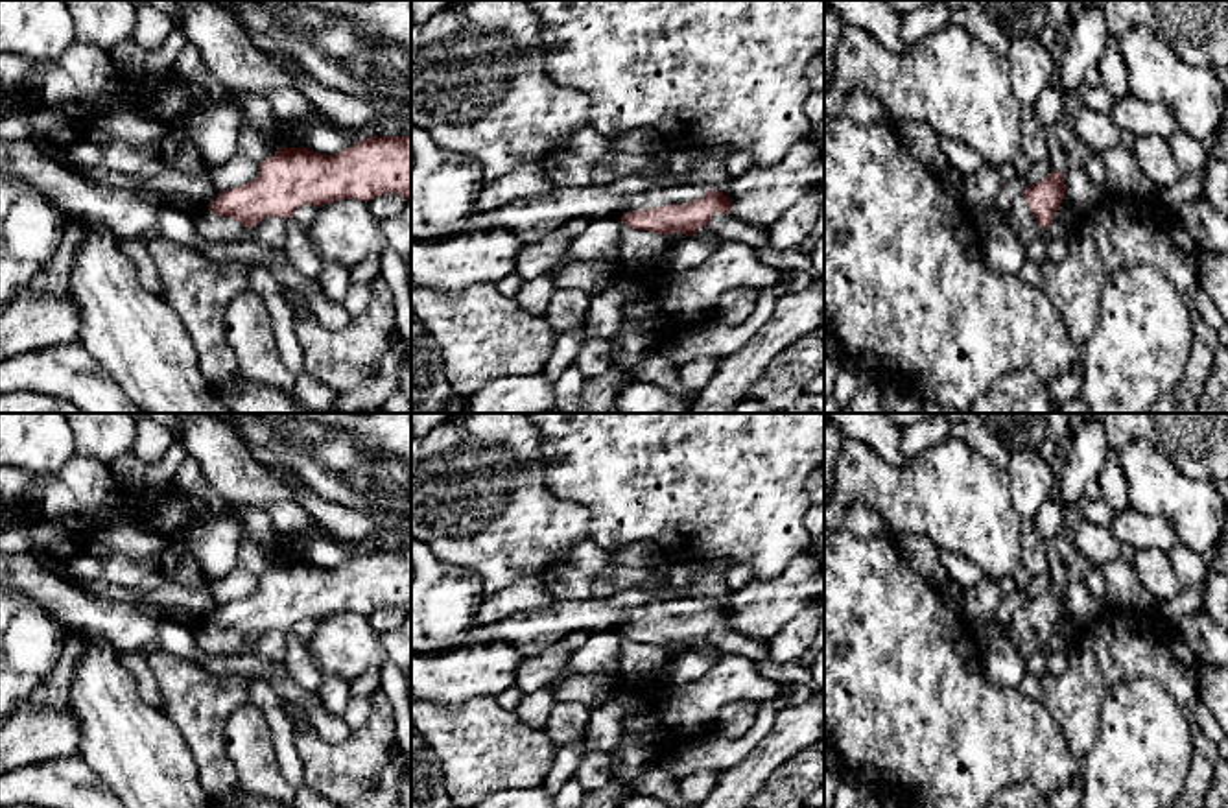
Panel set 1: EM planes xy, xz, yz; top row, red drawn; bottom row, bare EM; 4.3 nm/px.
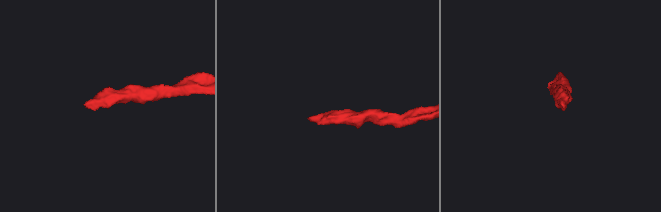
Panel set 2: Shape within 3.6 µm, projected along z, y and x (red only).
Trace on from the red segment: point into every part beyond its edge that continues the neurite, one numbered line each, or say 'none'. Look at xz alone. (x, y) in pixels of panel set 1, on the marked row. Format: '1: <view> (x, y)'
1: xz (679, 194)

